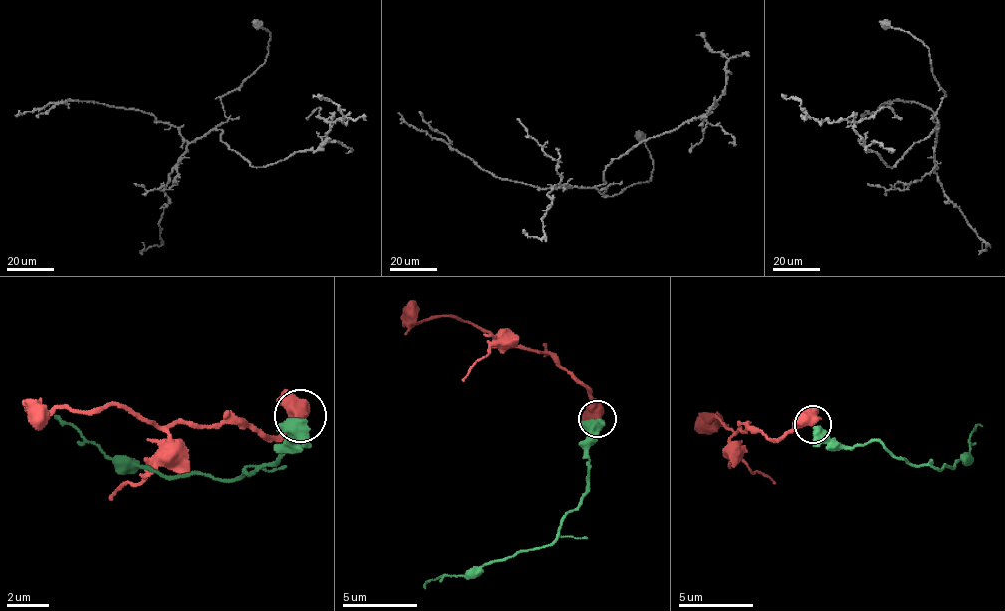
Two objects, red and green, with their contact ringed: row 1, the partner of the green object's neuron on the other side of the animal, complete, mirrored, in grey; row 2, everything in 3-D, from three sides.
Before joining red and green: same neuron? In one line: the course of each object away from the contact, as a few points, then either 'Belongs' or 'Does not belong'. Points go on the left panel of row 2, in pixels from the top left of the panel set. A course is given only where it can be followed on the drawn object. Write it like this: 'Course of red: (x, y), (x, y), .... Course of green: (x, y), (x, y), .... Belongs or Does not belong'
Course of red: (299, 414), (277, 435), (230, 425), (156, 425), (119, 404), (87, 409), (50, 409), (34, 419). Course of green: (299, 419), (288, 446), (256, 472), (235, 478), (119, 467), (56, 414). Does not belong

